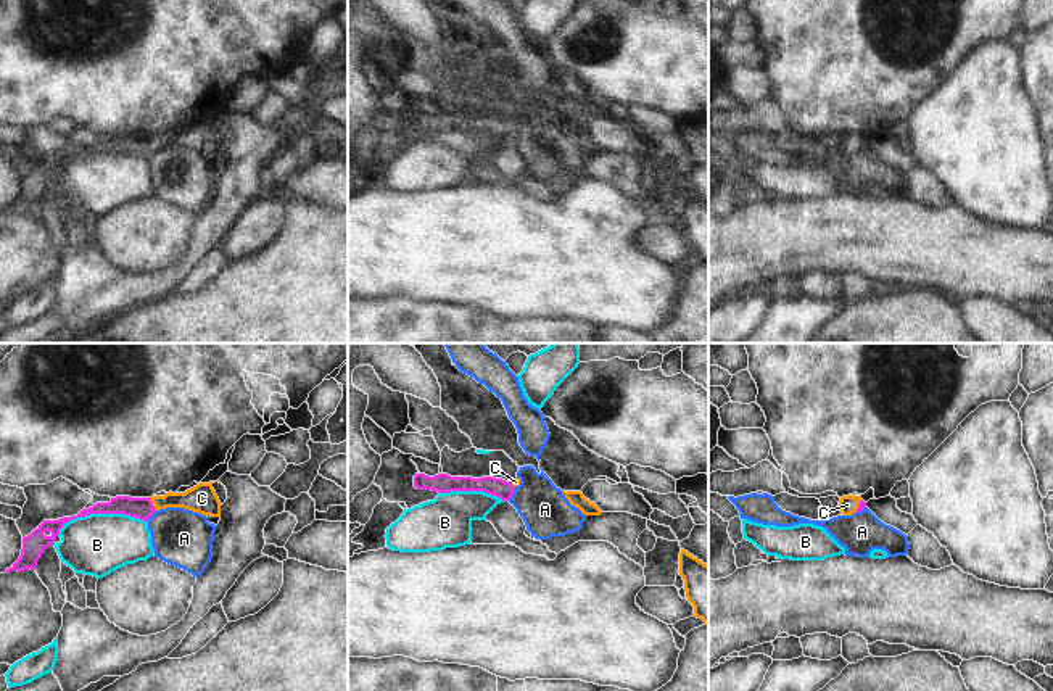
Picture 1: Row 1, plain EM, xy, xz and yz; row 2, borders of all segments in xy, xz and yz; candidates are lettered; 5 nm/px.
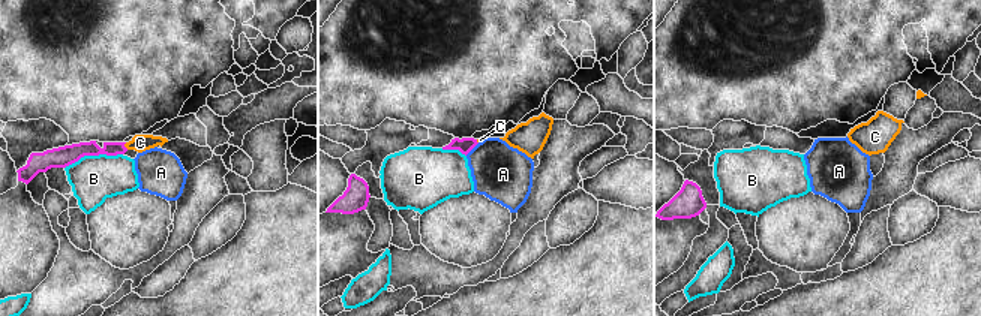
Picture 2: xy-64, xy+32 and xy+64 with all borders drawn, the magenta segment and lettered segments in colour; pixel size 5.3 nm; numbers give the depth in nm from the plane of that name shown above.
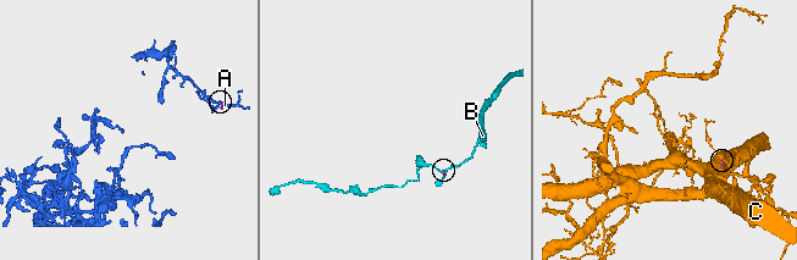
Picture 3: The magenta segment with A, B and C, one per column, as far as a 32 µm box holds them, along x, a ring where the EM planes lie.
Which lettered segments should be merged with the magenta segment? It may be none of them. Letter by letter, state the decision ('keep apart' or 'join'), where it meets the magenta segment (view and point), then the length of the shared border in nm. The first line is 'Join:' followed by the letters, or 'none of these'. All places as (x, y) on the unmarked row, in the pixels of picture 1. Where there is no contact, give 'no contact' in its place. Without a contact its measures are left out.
Join: C
A: keep apart; contact xz (512, 132); length 80 nm
B: keep apart; contact xy (100, 152); length 460 nm
C: join; contact xy (152, 144); length 70 nm

